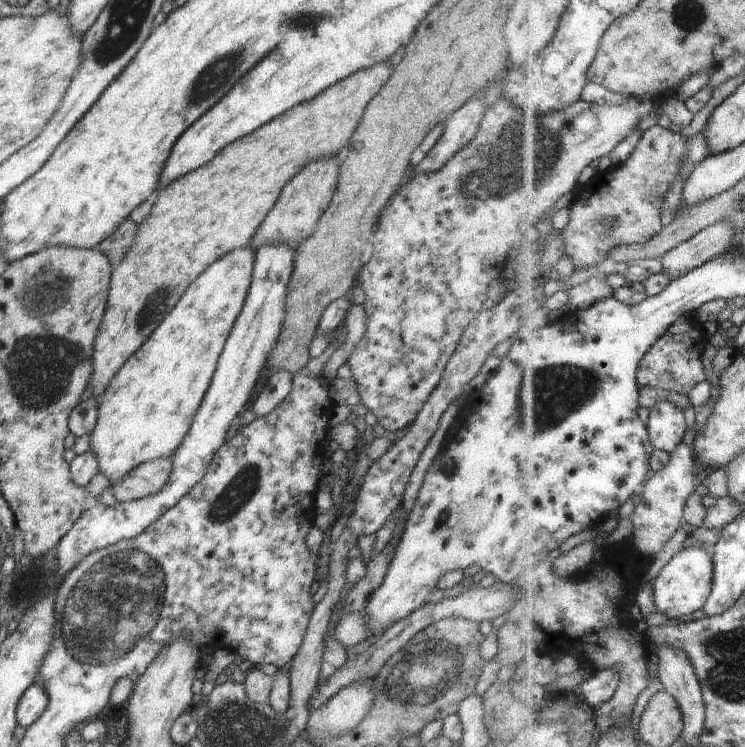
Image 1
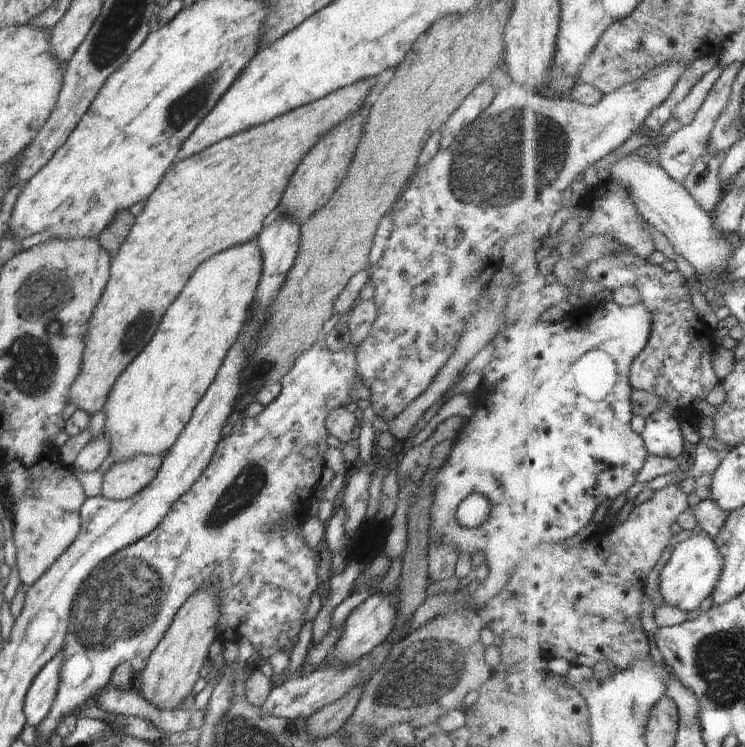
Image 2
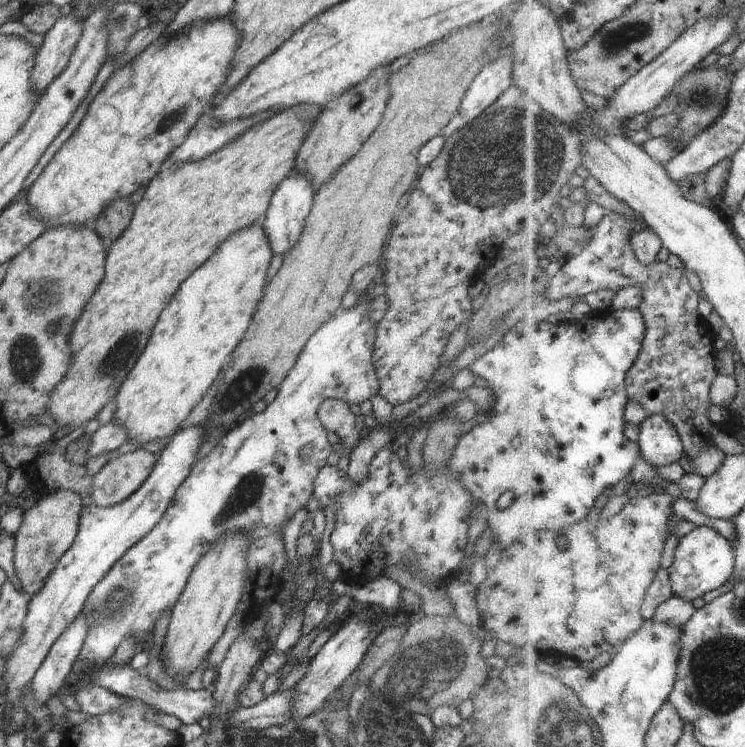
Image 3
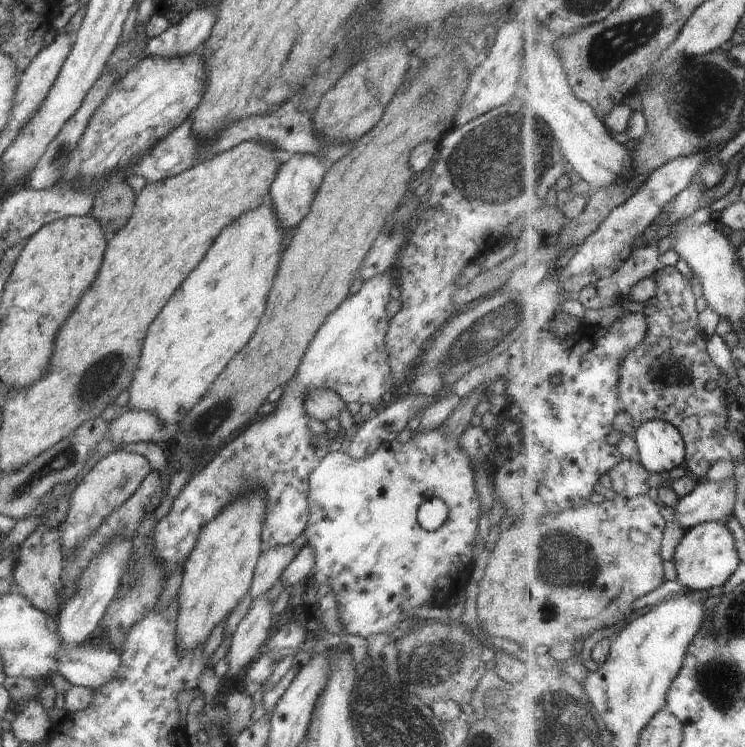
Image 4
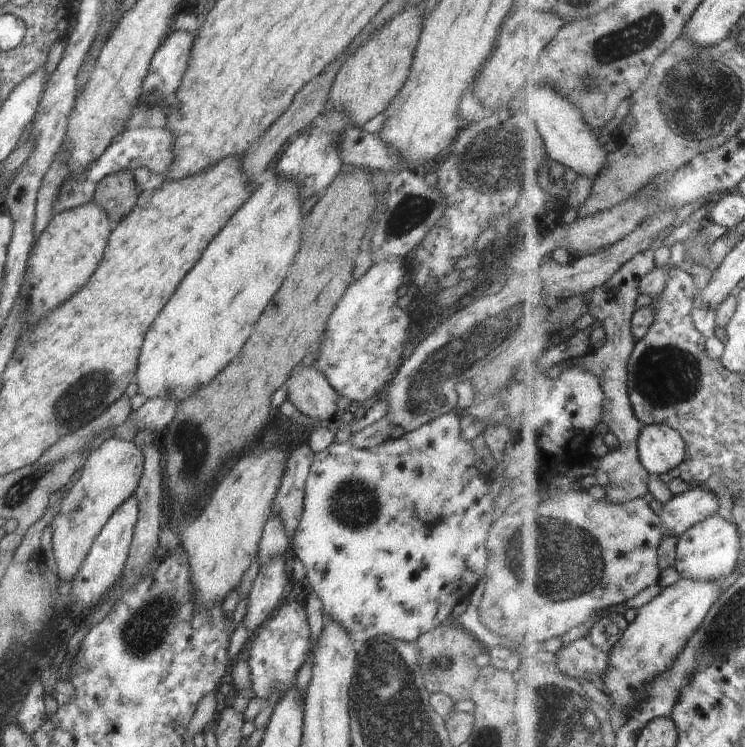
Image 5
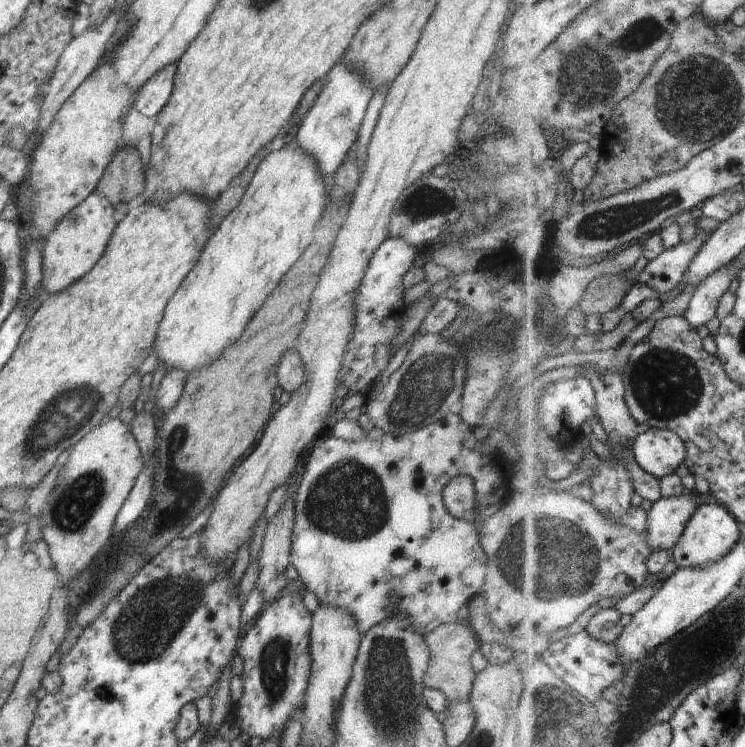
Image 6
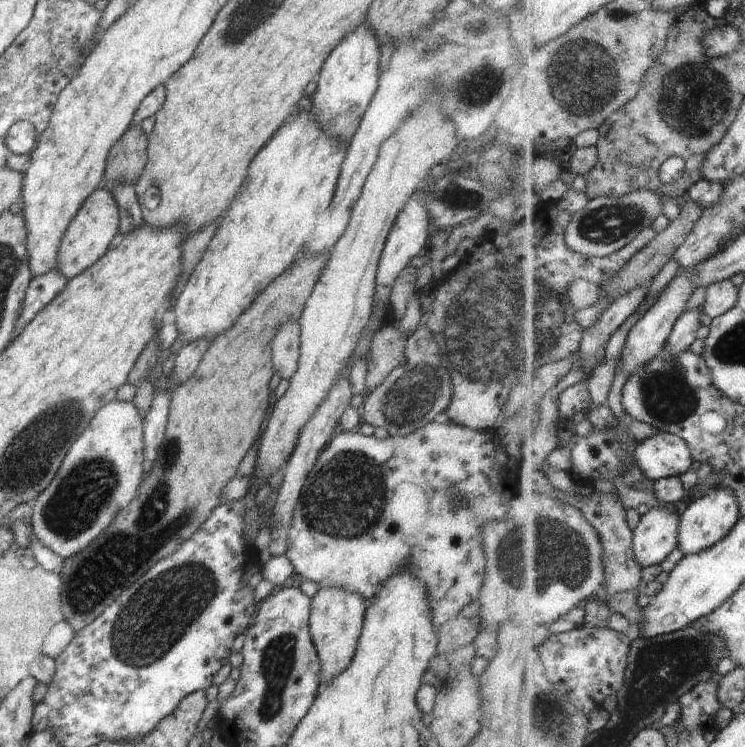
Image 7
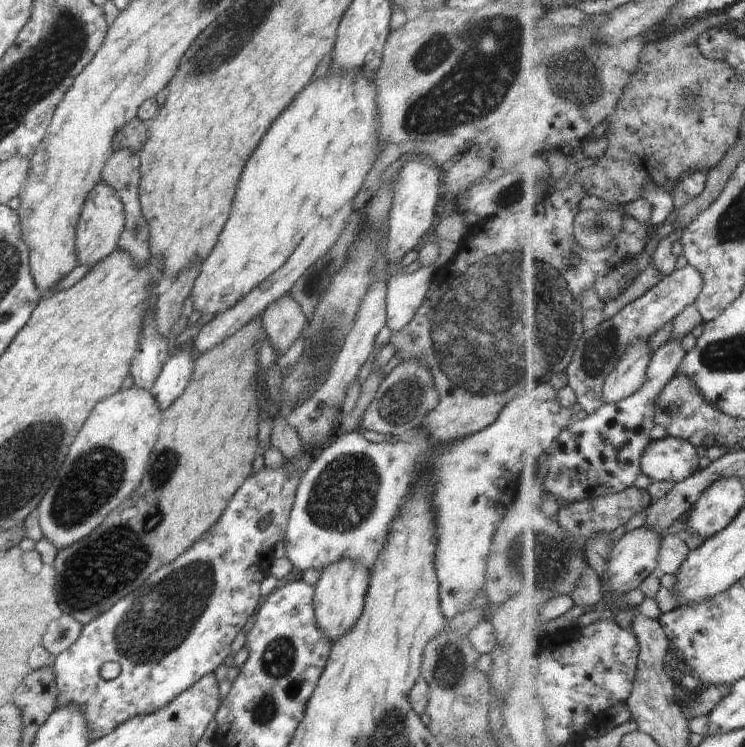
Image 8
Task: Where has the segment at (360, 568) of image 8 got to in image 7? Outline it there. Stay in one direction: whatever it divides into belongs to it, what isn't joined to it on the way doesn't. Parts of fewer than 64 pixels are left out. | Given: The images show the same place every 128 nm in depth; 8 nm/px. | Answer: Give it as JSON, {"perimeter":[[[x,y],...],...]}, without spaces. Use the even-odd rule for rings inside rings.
{"perimeter":[[[340,586],[318,589],[318,594],[311,598],[310,636],[320,658],[320,687],[317,692],[320,692],[328,682],[332,682],[332,678],[342,674],[348,668],[350,660],[354,658],[366,609],[364,598],[360,594],[344,590]]]}

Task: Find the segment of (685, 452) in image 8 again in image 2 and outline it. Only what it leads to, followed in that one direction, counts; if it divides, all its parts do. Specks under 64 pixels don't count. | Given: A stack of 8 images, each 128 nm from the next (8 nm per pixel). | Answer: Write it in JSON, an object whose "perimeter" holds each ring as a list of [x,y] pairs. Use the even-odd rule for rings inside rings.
{"perimeter":[[[660,408],[652,413],[646,419],[642,434],[649,451],[656,456],[672,456],[680,459],[684,454],[686,438],[674,411]]]}

